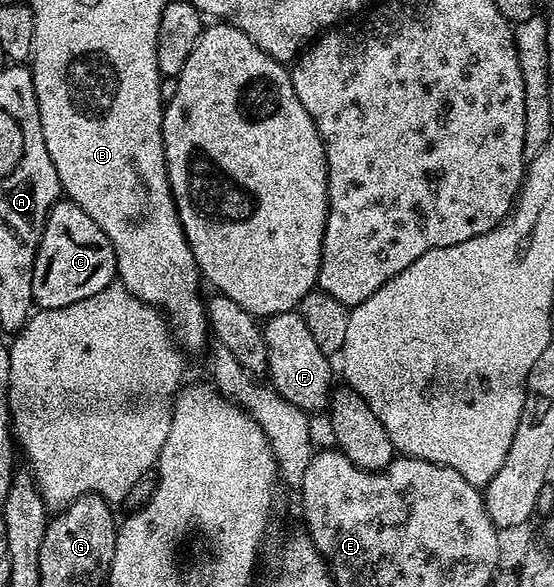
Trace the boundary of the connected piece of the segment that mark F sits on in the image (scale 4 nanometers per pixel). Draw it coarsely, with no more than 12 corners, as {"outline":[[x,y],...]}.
{"outline":[[298,311],[261,325],[268,380],[302,412],[325,409],[331,357]]}

